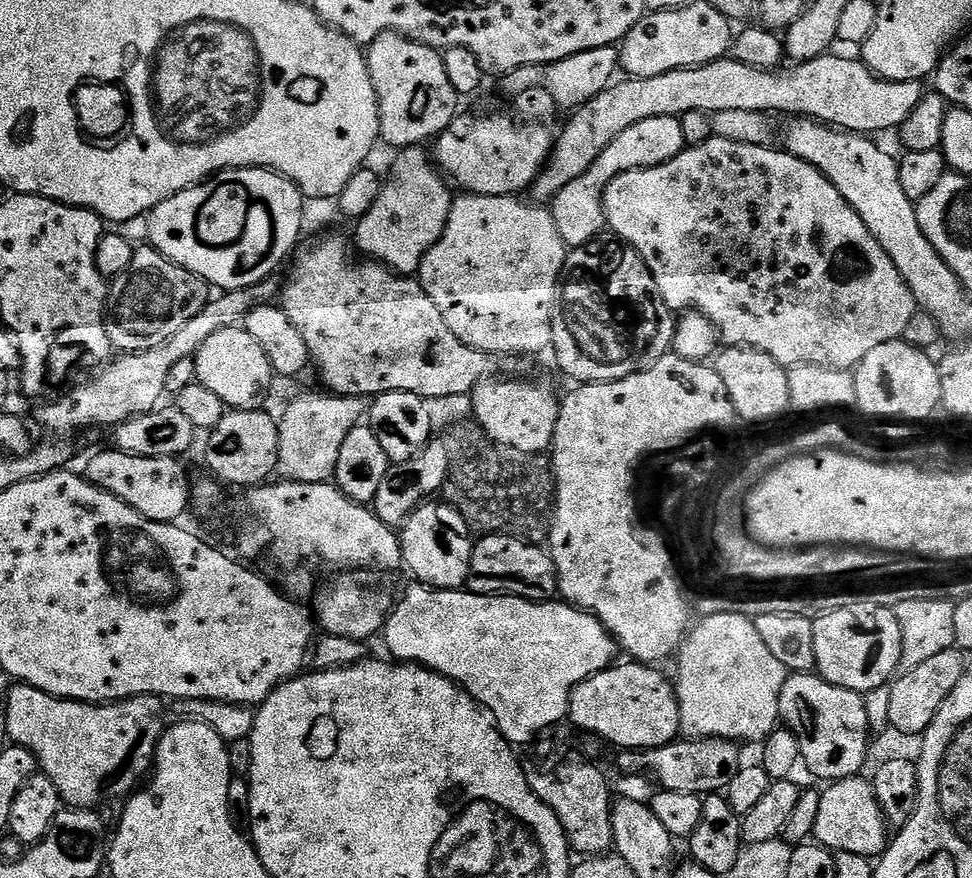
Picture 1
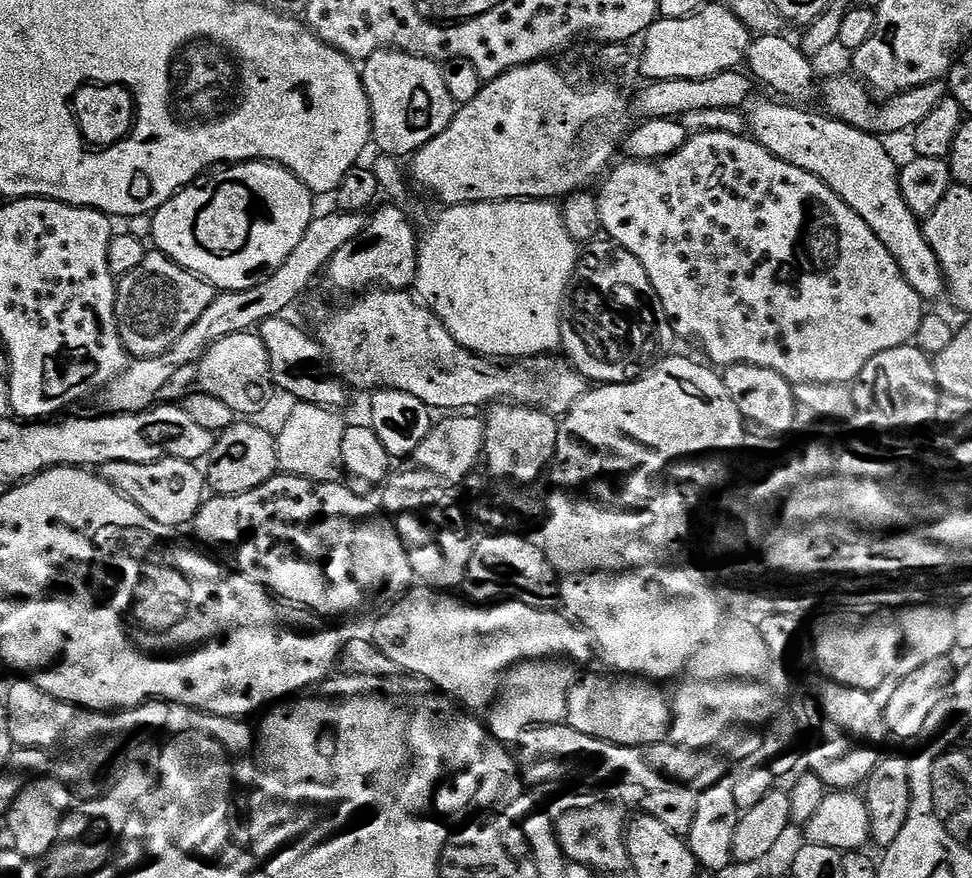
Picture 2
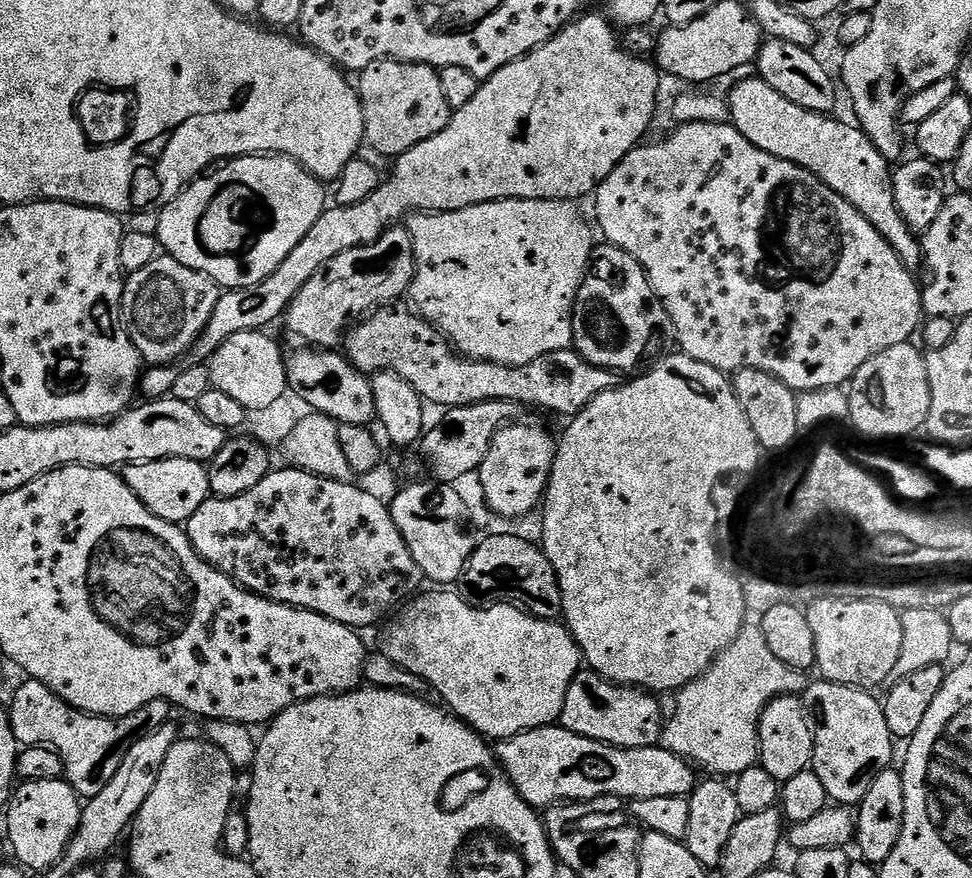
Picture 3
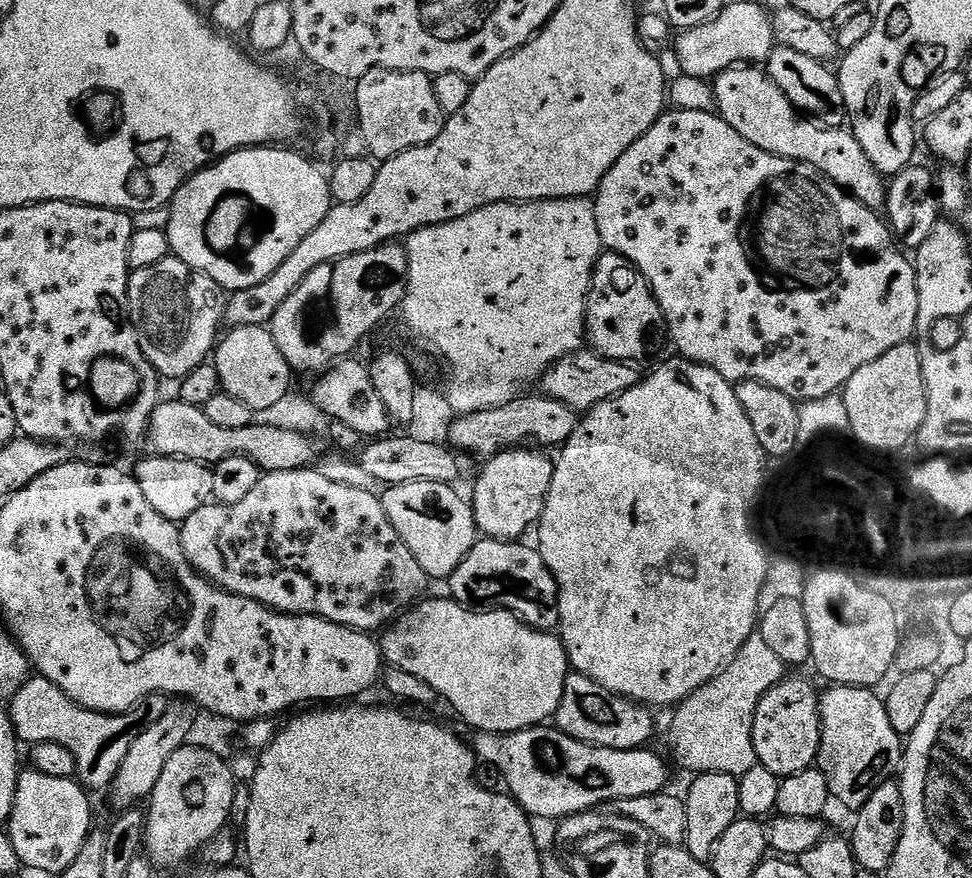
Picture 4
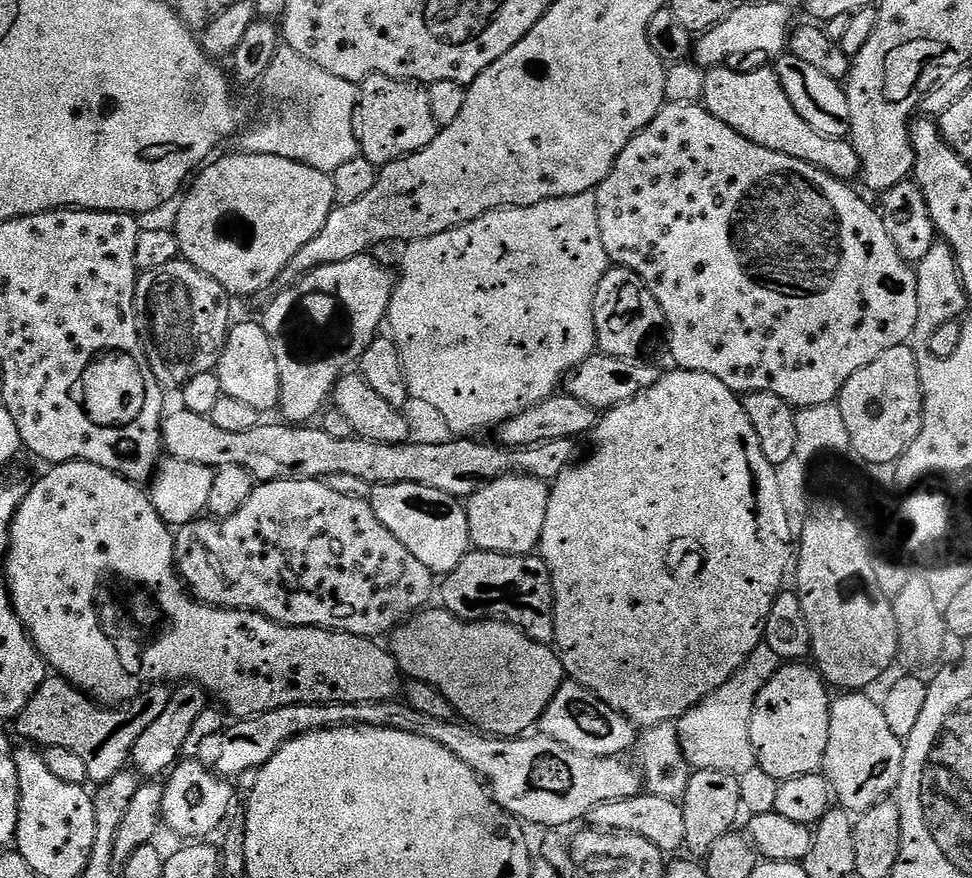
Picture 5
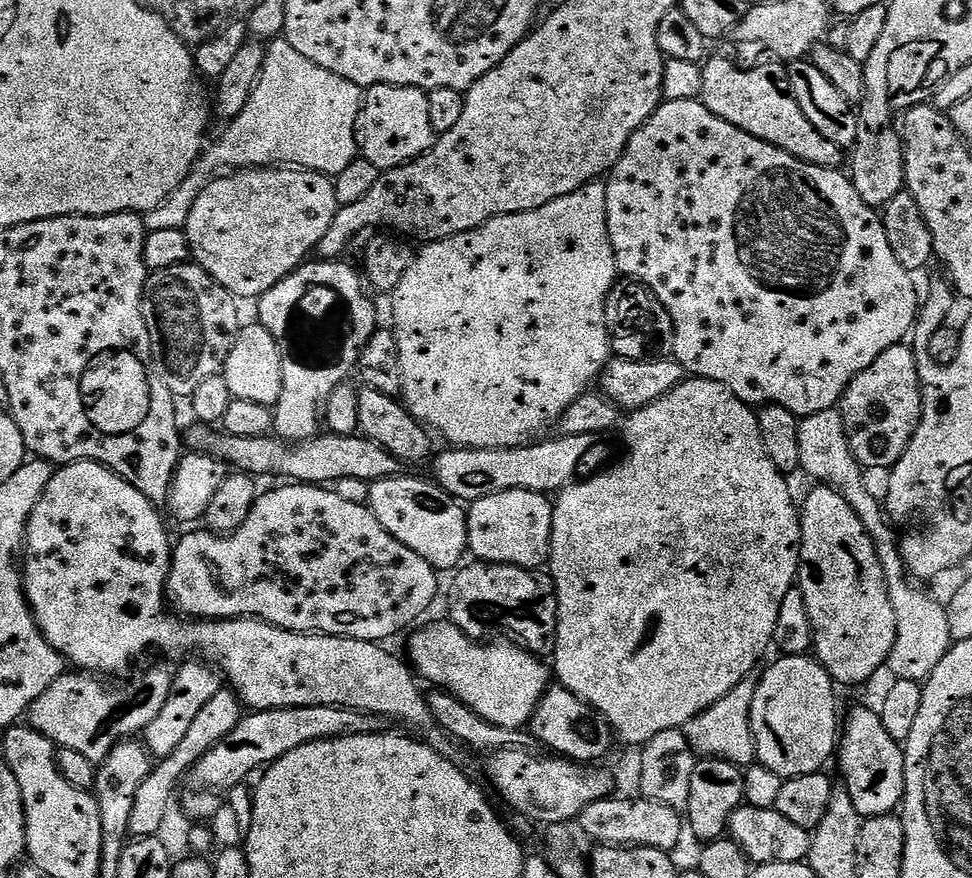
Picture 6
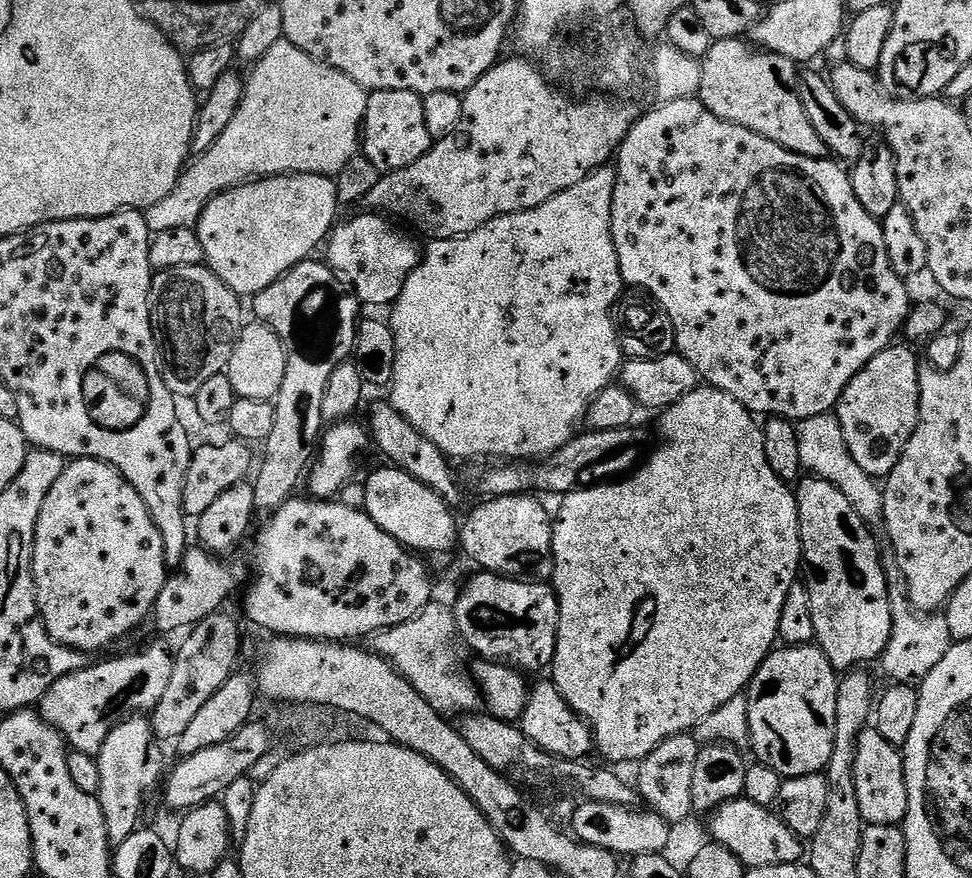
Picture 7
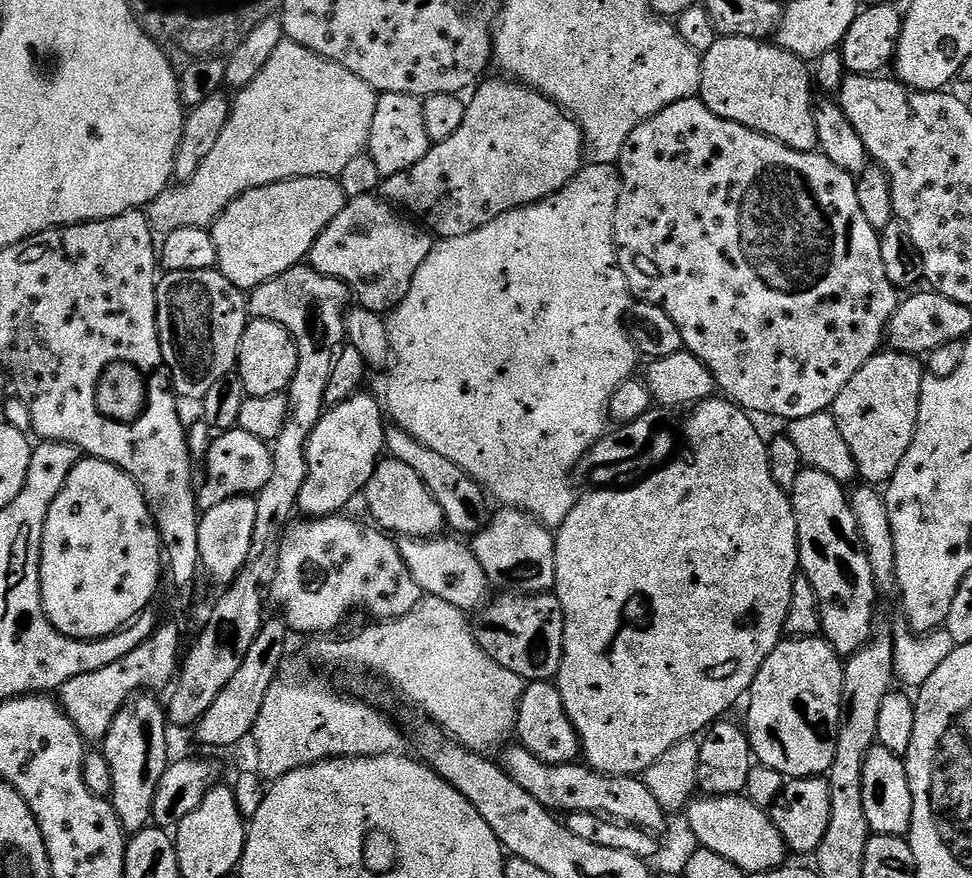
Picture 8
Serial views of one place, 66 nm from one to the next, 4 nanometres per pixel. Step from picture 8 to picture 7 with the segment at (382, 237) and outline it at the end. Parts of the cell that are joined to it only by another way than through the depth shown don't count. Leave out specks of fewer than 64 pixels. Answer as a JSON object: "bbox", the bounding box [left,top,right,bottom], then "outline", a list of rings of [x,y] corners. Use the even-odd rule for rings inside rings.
{"bbox":[326,210,421,305],"outline":[[[371,210],[343,220],[333,227],[326,241],[328,267],[341,281],[352,283],[351,291],[361,305],[395,304],[402,294],[402,286],[406,286],[406,278],[410,278],[412,271],[420,265],[421,245],[416,245],[406,233],[399,232],[391,219]]]}

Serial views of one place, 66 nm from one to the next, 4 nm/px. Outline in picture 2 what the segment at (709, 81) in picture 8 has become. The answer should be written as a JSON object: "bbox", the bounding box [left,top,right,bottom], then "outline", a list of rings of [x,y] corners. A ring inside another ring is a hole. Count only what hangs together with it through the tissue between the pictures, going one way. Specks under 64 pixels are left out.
{"bbox":[746,100,946,294],"outline":[[[760,100],[747,109],[746,128],[751,139],[757,140],[782,162],[809,171],[834,194],[840,195],[846,205],[870,226],[874,236],[890,252],[890,257],[897,260],[904,281],[913,290],[921,294],[943,293],[946,277],[940,270],[940,259],[924,237],[921,217],[915,216],[910,206],[906,206],[906,198],[902,198],[900,168],[884,149],[885,141],[823,111],[807,112],[804,108],[795,108],[792,105],[795,103],[772,100]]]}

